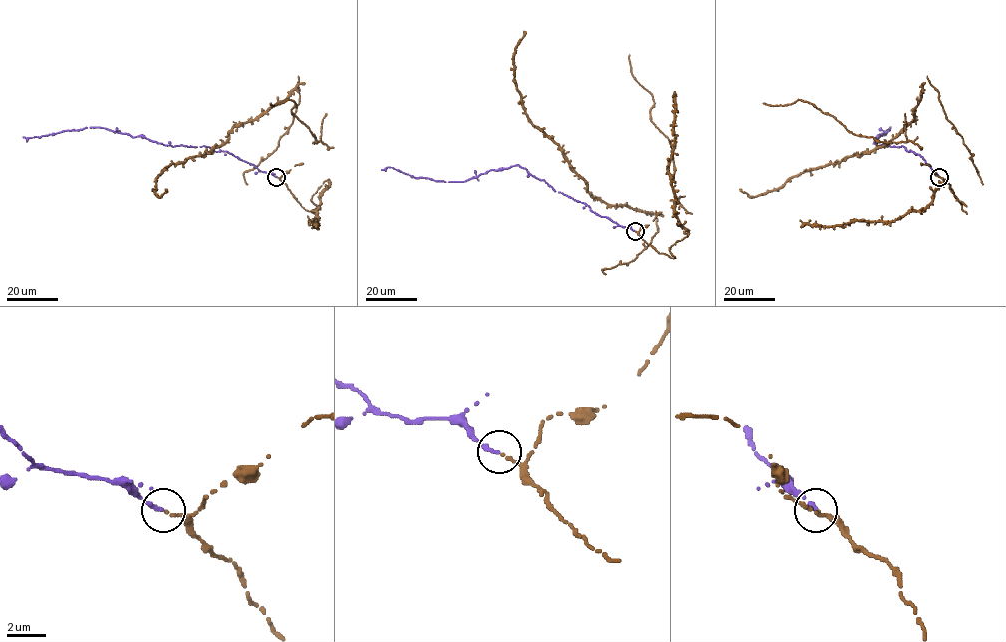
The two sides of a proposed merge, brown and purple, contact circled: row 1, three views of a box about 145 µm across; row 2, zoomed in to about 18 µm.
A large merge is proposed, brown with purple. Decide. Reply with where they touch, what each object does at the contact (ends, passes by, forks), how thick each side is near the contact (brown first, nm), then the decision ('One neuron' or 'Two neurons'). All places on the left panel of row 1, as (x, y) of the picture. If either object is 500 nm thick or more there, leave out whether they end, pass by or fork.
Place: (276, 177). At the ring brown ends. At the ring purple ends. Thickness 170 nm (brown) against 240 nm. One neuron

